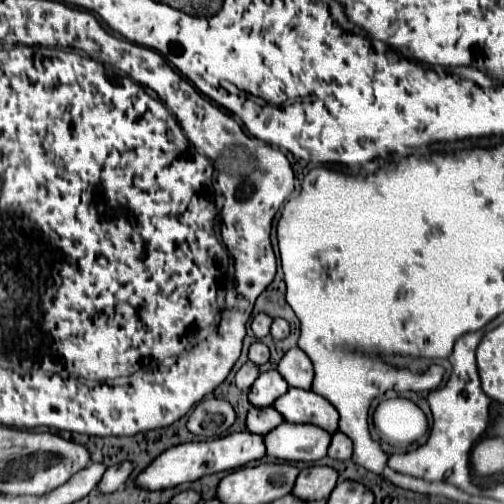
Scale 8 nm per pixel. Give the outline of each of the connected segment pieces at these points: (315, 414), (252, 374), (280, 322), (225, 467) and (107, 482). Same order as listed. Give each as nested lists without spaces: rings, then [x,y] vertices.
[[[288,389],[286,395],[274,401],[274,409],[288,423],[310,423],[330,435],[338,431],[338,411],[330,405],[330,401],[318,397],[314,391]]]
[[[248,361],[248,363],[242,365],[242,367],[238,369],[238,373],[236,373],[236,387],[242,389],[242,391],[246,391],[246,389],[252,387],[252,383],[256,381],[256,377],[258,377],[258,367],[254,367],[254,365]]]
[[[274,319],[272,327],[270,327],[270,333],[274,339],[284,339],[288,333],[290,333],[290,325],[286,319]]]
[[[230,433],[220,439],[210,439],[210,441],[198,441],[198,443],[182,443],[166,449],[160,453],[134,481],[138,489],[144,491],[162,491],[168,487],[176,487],[182,483],[196,481],[204,475],[220,473],[220,471],[232,471],[236,467],[242,467],[250,461],[258,461],[266,455],[266,447],[262,447],[262,435],[254,433]]]
[[[124,461],[120,465],[108,467],[96,489],[100,493],[114,493],[118,487],[122,487],[126,483],[126,479],[130,477],[130,473],[132,473],[132,463],[130,461]]]

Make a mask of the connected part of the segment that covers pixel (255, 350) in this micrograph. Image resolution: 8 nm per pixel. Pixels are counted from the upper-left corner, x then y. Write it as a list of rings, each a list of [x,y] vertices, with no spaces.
[[[256,341],[252,347],[250,347],[250,353],[248,353],[248,359],[254,363],[254,365],[264,365],[268,359],[270,359],[270,351],[264,343]]]

